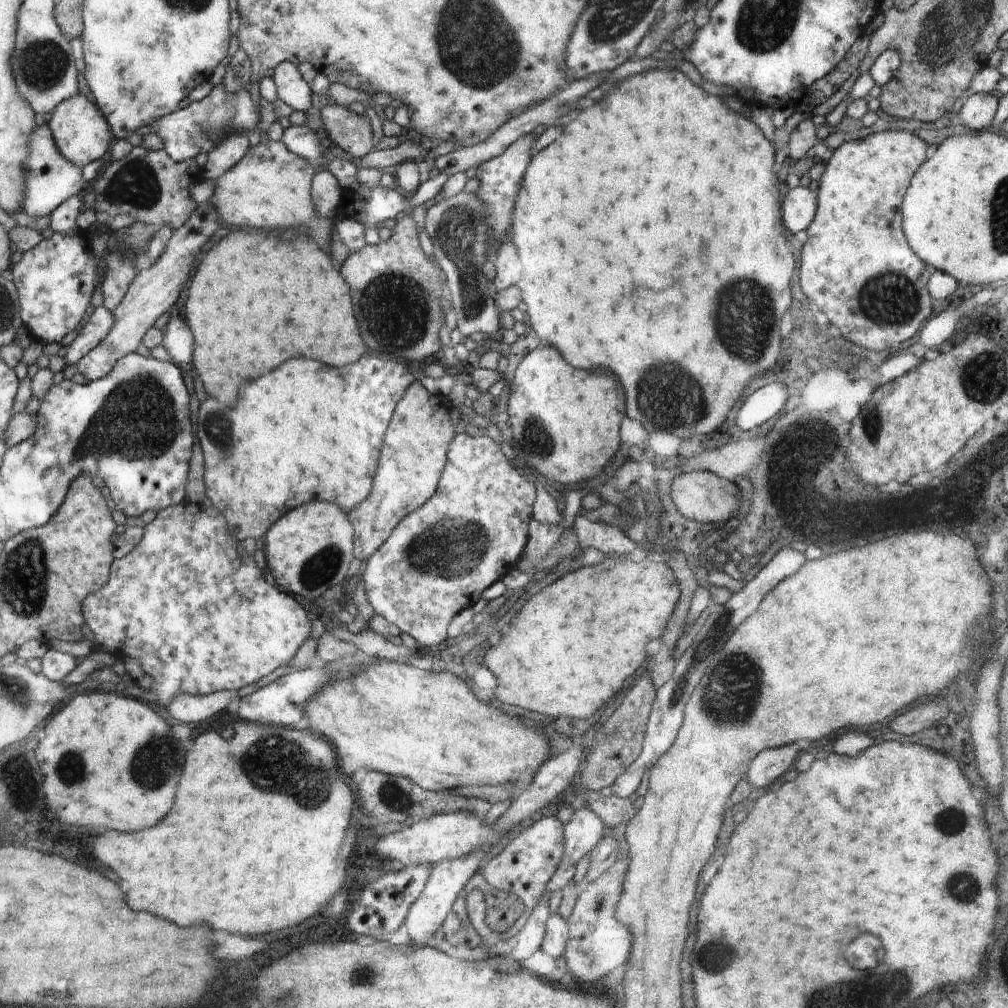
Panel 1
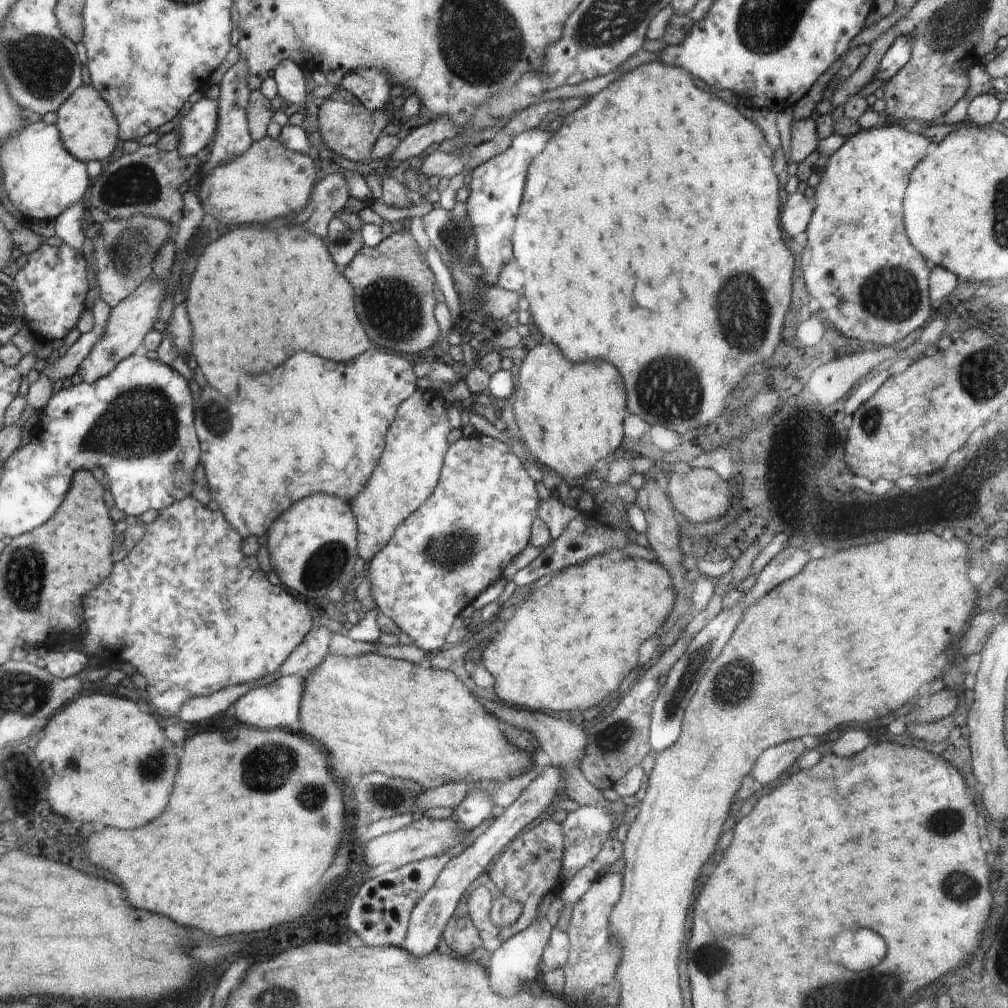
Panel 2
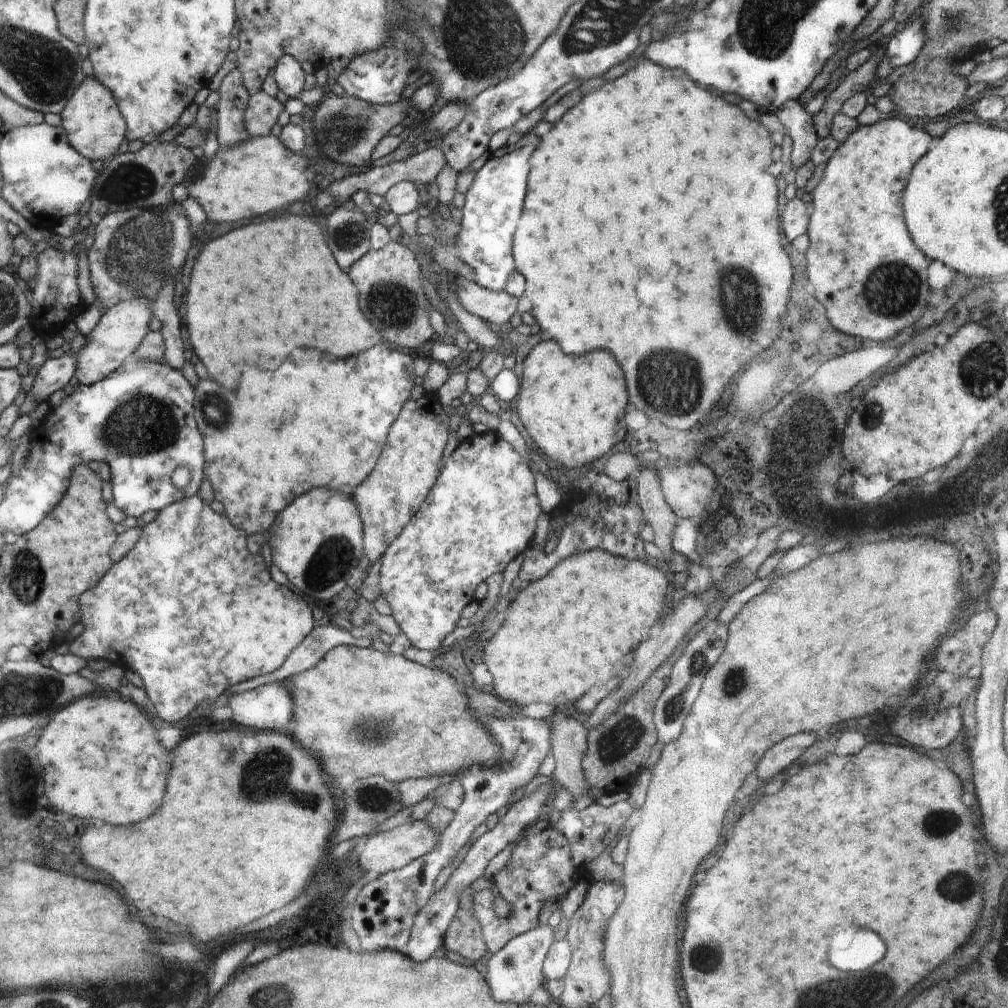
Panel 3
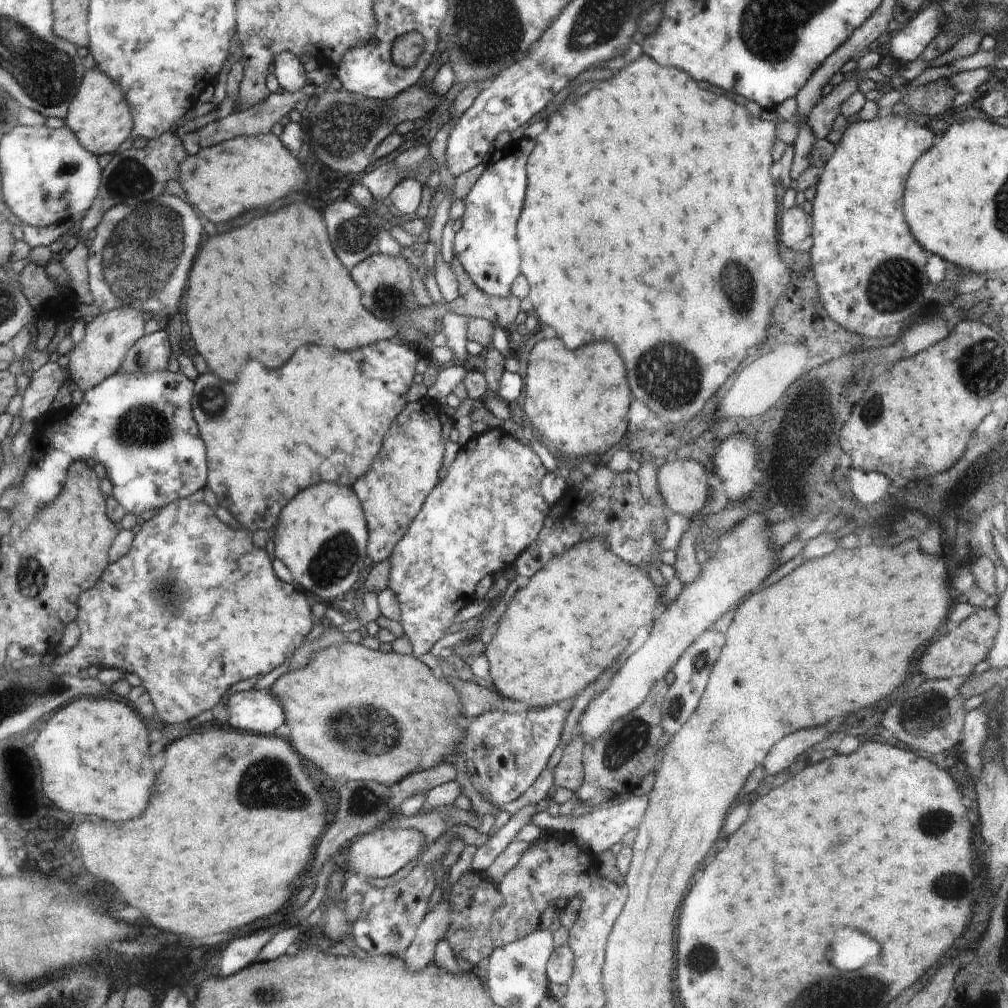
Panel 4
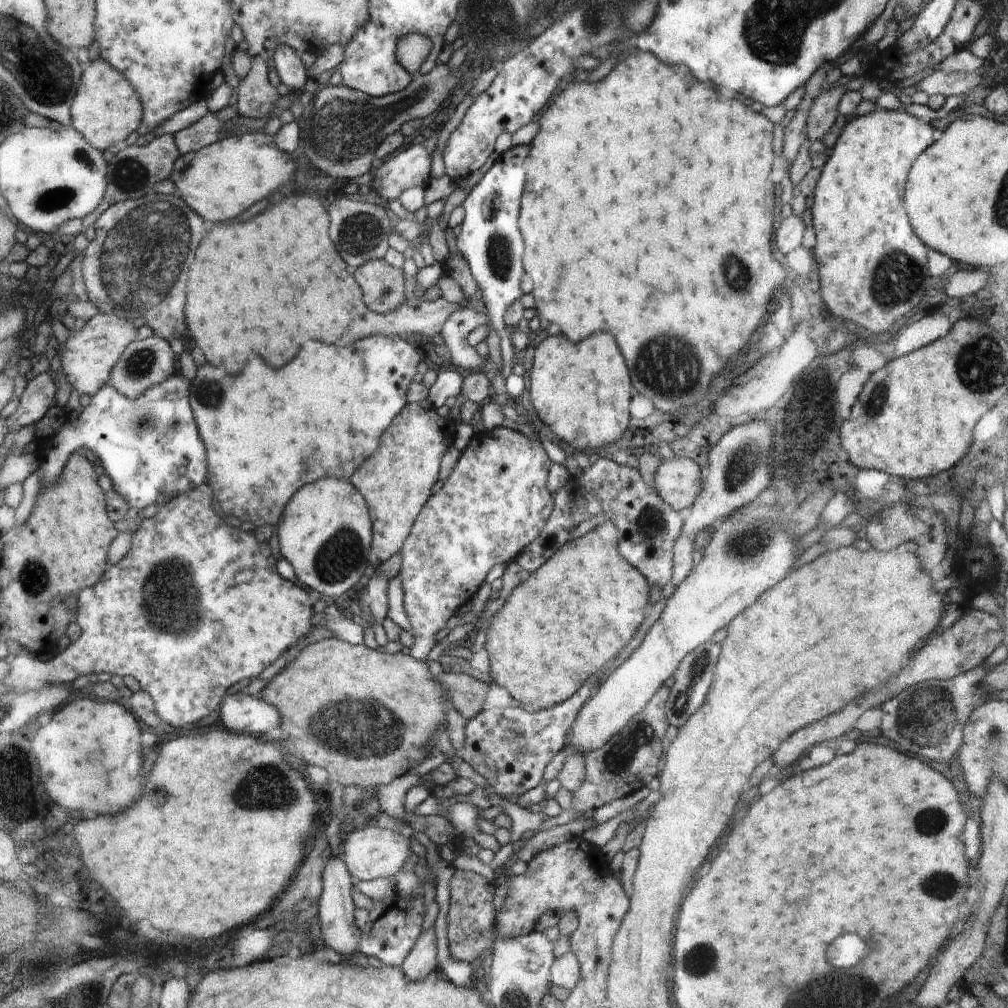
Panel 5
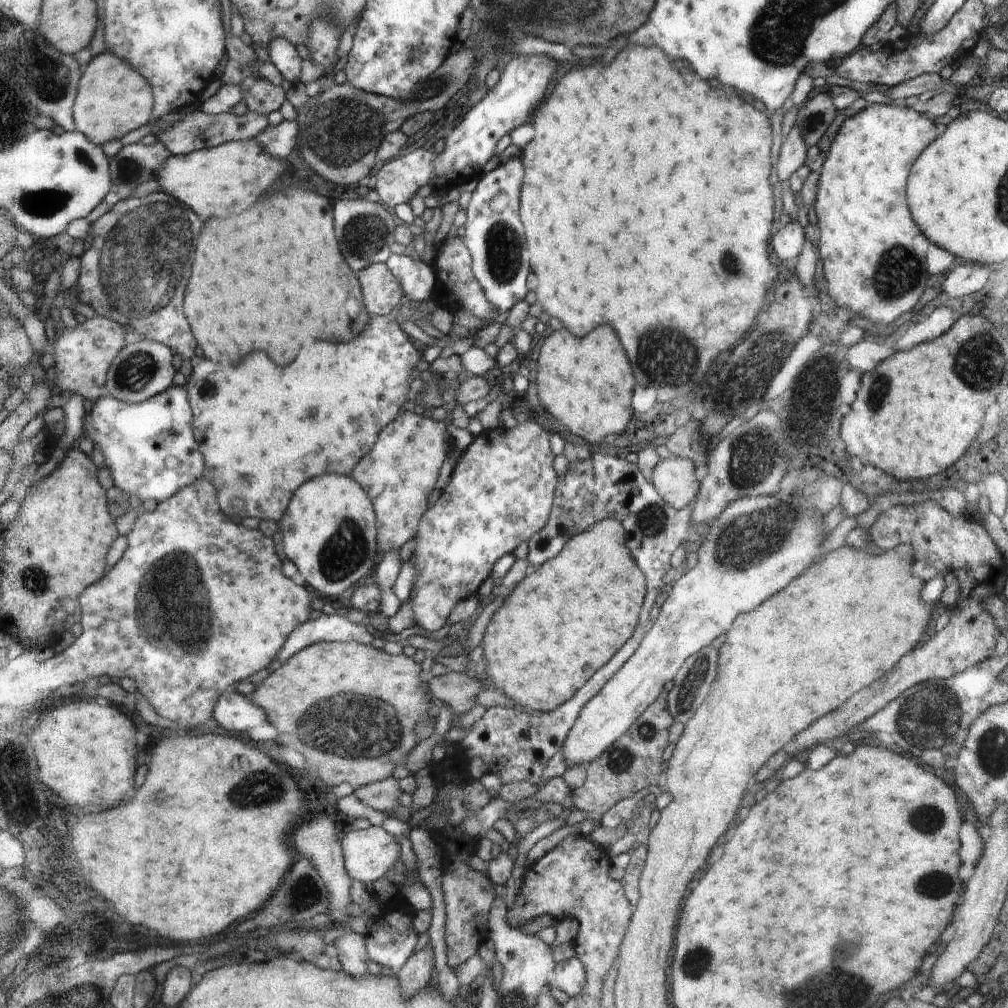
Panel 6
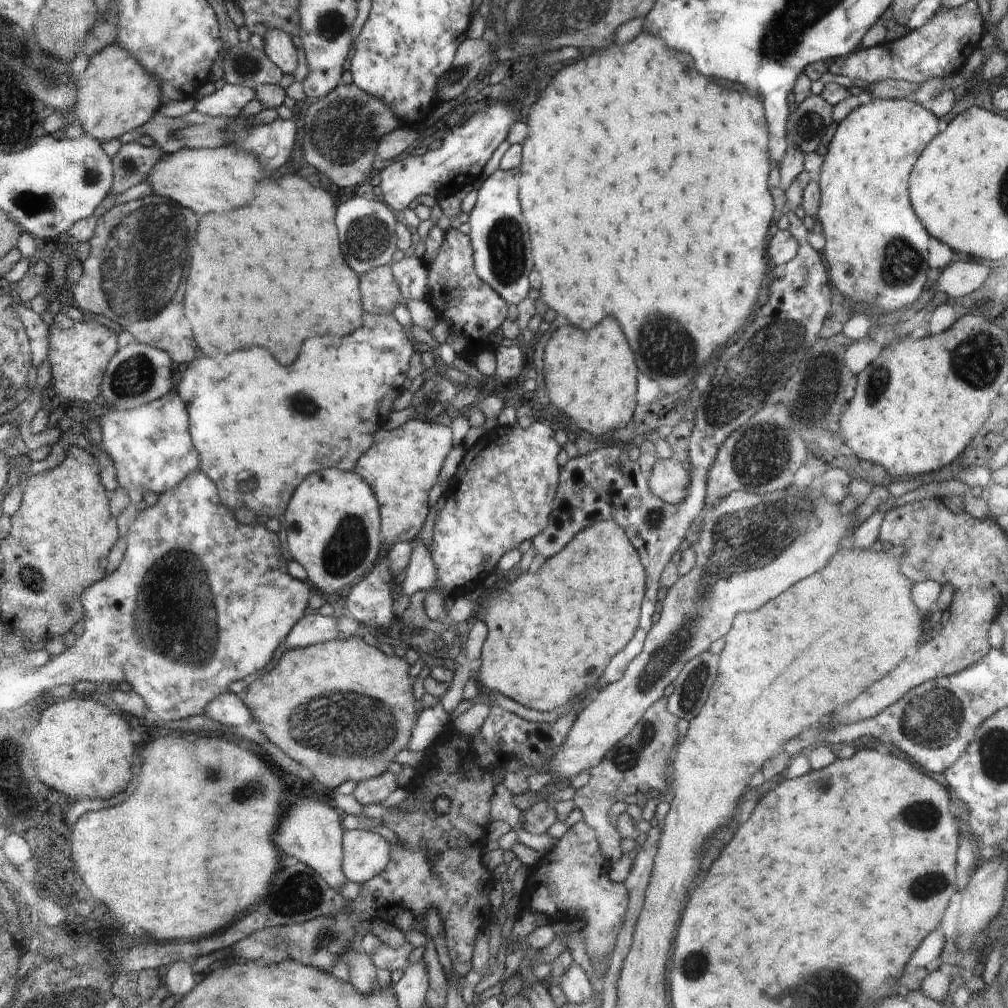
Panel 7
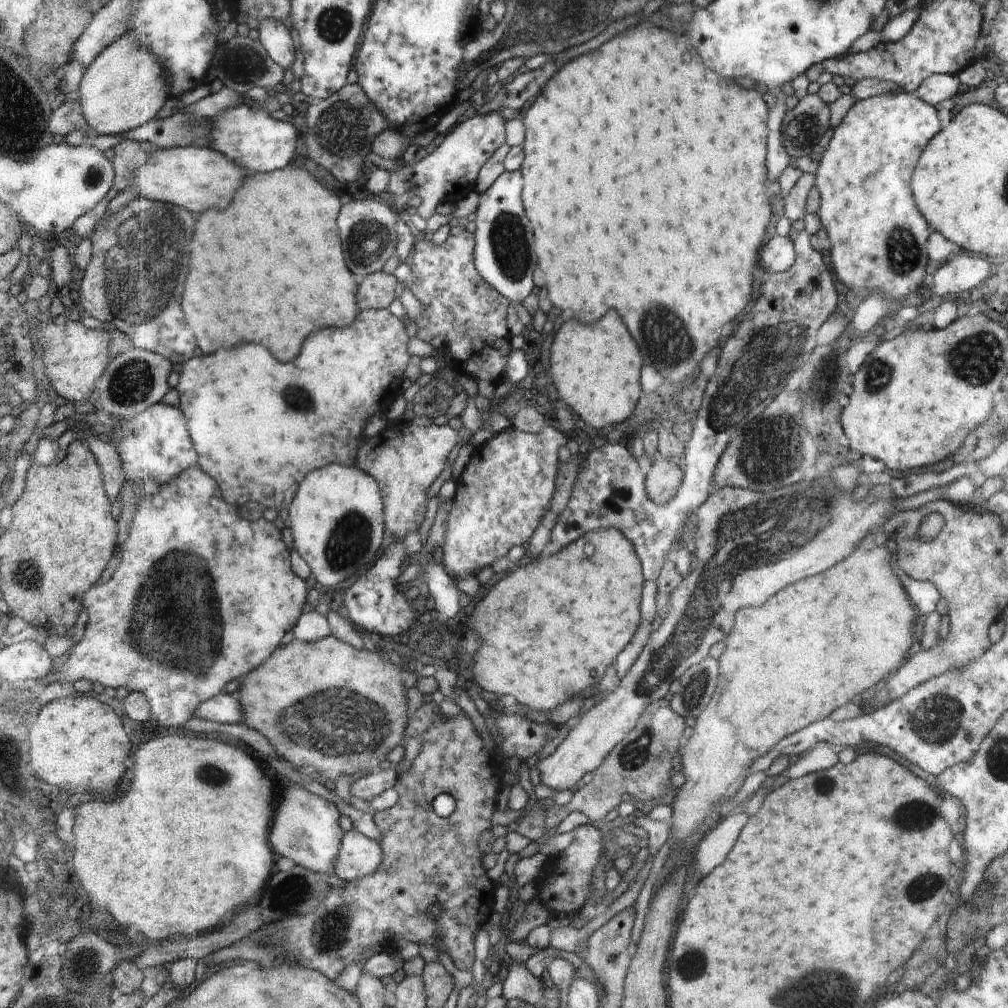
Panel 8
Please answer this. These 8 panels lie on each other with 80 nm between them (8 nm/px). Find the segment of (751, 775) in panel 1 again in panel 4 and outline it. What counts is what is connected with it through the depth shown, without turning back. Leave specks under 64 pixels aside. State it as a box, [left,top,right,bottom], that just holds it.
[764,726,828,774]

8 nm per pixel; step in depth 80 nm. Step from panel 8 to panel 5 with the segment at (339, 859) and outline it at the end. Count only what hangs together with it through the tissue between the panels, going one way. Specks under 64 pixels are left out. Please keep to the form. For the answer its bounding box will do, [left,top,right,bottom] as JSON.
[341,823,412,881]

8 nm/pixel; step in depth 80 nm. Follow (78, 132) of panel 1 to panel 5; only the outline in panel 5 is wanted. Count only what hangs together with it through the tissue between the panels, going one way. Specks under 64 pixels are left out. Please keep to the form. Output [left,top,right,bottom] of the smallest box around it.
[71,57,145,151]

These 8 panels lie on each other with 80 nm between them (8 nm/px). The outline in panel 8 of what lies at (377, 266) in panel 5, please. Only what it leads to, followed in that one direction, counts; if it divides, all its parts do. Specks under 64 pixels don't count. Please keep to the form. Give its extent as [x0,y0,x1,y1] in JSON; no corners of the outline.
[358,271,396,309]

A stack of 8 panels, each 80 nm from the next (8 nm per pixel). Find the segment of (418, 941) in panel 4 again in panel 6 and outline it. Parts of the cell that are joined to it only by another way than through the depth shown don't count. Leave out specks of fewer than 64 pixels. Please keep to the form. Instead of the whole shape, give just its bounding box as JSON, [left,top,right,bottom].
[398,943,434,999]

